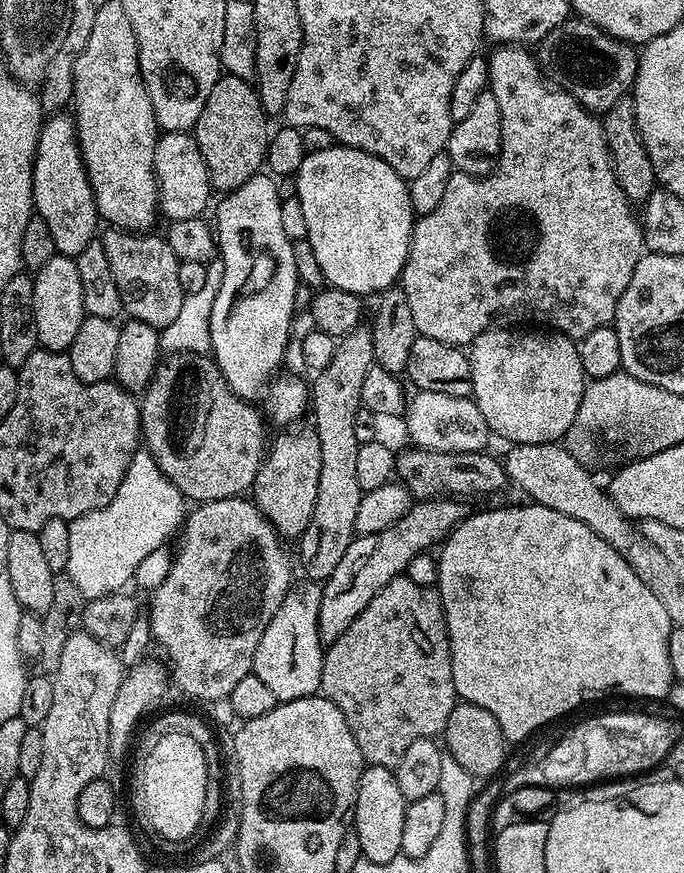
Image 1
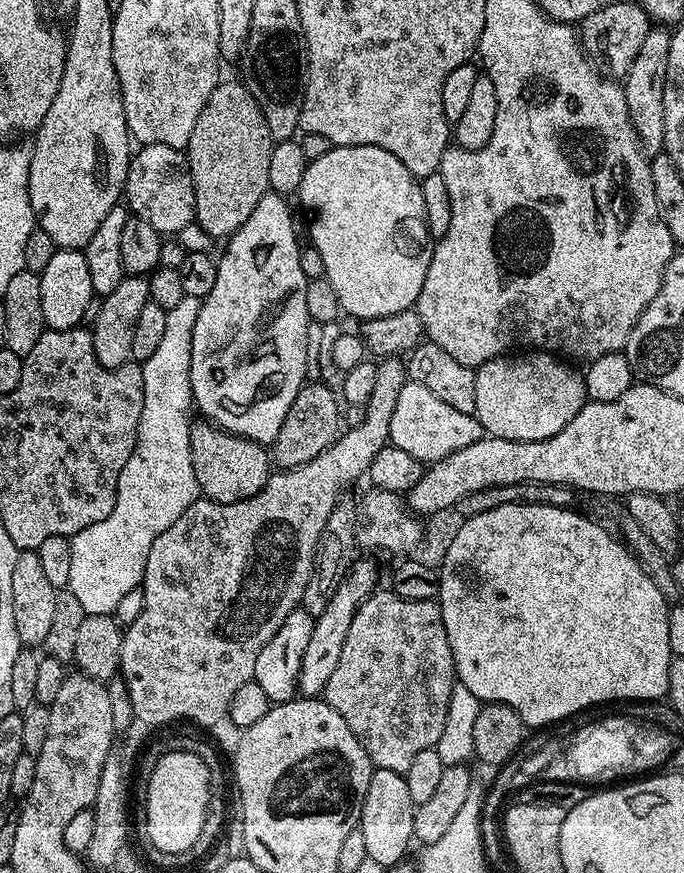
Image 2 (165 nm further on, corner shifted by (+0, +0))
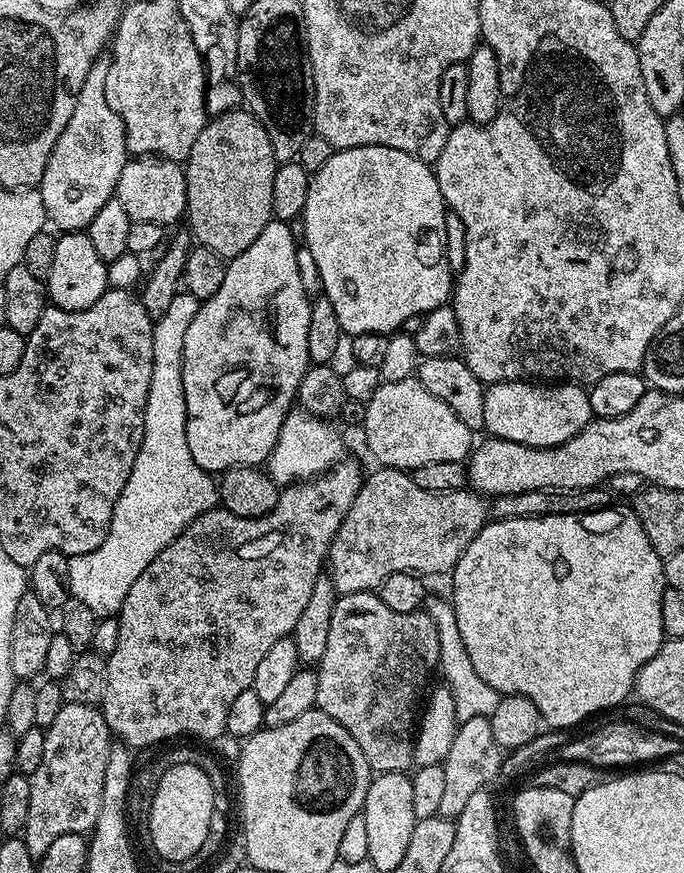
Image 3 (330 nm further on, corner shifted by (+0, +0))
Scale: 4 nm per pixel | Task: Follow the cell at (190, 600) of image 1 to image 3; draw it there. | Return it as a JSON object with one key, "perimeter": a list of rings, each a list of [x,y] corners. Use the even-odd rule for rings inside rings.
{"perimeter":[[[341,458],[333,468],[329,468],[320,476],[287,485],[281,491],[274,510],[270,510],[270,514],[265,516],[242,518],[234,515],[233,512],[227,512],[222,506],[211,508],[206,514],[194,518],[194,522],[187,524],[178,534],[178,538],[174,538],[174,542],[170,542],[170,546],[166,546],[166,550],[162,550],[162,554],[158,554],[158,558],[154,558],[154,562],[150,562],[150,566],[142,570],[138,582],[130,586],[126,594],[126,602],[122,602],[118,613],[118,642],[114,645],[111,654],[106,657],[108,661],[106,694],[104,701],[98,705],[100,711],[104,713],[109,733],[119,743],[127,744],[133,750],[139,750],[139,748],[148,748],[159,740],[168,740],[171,736],[201,736],[204,740],[212,740],[215,736],[225,735],[226,713],[234,703],[234,698],[238,698],[242,690],[252,687],[254,670],[258,670],[258,662],[262,662],[266,650],[270,650],[274,642],[292,635],[294,625],[302,615],[306,602],[310,602],[310,593],[313,592],[318,578],[325,571],[328,547],[332,544],[334,534],[338,526],[342,526],[358,490],[364,484],[365,469],[360,469],[358,461],[348,459]]]}

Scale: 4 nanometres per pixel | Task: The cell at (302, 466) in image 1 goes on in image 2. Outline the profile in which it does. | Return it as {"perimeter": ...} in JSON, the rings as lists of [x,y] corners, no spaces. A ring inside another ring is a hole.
{"perimeter":[[[305,383],[298,390],[294,402],[290,402],[290,410],[286,410],[286,418],[282,422],[282,430],[278,430],[278,438],[274,442],[274,460],[281,469],[297,468],[312,458],[318,458],[335,442],[342,432],[342,404],[327,388],[327,383]],[[337,400],[337,401],[336,401]],[[276,448],[276,452],[275,452]]]}

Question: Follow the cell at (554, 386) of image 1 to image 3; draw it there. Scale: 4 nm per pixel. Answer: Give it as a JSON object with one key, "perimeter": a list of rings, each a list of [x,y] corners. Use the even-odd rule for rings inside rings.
{"perimeter":[[[507,380],[484,389],[484,428],[497,440],[553,448],[577,436],[593,419],[588,388],[579,384]]]}

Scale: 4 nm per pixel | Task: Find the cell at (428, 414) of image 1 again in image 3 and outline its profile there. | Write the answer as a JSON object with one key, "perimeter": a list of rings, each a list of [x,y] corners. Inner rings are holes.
{"perimeter":[[[415,378],[393,384],[380,383],[378,390],[374,390],[374,398],[370,398],[366,404],[362,432],[368,443],[369,454],[377,460],[377,465],[386,468],[411,470],[418,466],[430,466],[430,462],[464,462],[474,447],[474,434],[466,422],[459,420],[458,414],[454,414],[446,402],[434,398],[434,394],[430,394],[430,390],[426,390],[426,386],[422,386],[422,382]]]}

